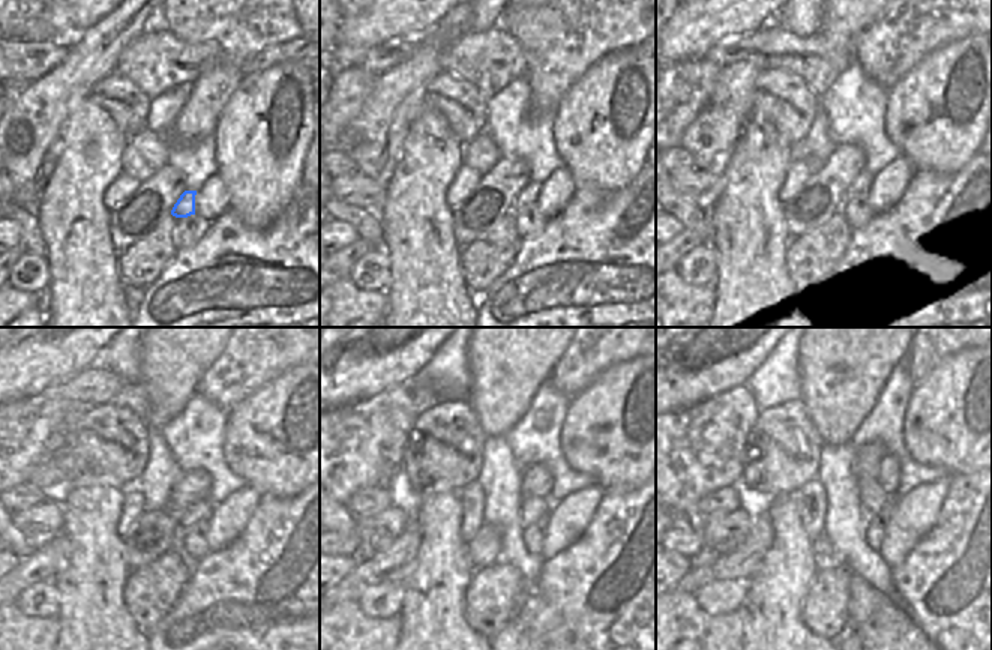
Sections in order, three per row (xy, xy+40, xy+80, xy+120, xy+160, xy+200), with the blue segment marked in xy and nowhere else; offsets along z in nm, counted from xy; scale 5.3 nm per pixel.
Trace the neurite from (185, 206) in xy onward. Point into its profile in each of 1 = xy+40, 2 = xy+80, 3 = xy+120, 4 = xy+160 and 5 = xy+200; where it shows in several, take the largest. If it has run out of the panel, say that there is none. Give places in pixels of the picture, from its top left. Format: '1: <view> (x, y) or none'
1: xy+40 (529, 194)
2: xy+80 (860, 188)
3: xy+120 (200, 511)
4: xy+160 (533, 508)
5: xy+200 (872, 497)

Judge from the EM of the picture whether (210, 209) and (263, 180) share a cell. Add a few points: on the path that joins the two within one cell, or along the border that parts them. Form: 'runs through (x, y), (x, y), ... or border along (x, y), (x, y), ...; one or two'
border along (216, 171), (227, 192), (228, 207); two

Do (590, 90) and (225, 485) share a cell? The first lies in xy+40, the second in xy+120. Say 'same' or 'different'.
different

